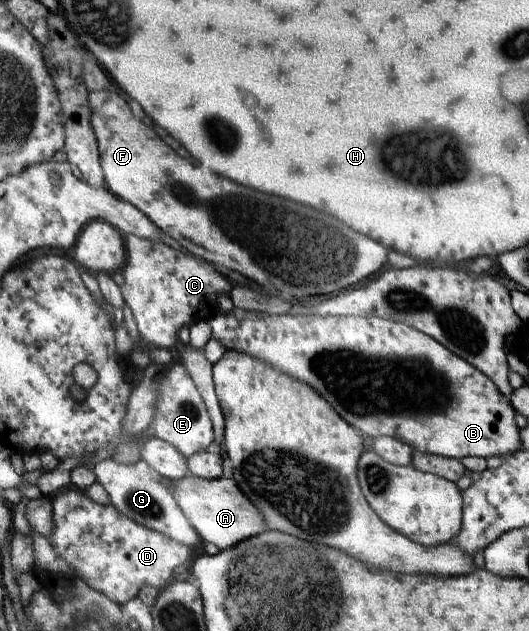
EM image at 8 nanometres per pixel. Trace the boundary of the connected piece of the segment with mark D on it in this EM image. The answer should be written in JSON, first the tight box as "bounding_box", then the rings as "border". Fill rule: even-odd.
{"bounding_box":[47,489,195,605],"border":[[[68,489],[66,493],[56,495],[51,505],[54,530],[47,538],[52,549],[78,571],[75,576],[118,605],[134,599],[142,585],[162,590],[174,579],[174,569],[188,566],[195,555],[195,550],[134,523],[112,505],[104,507],[94,503],[79,489]]]}

